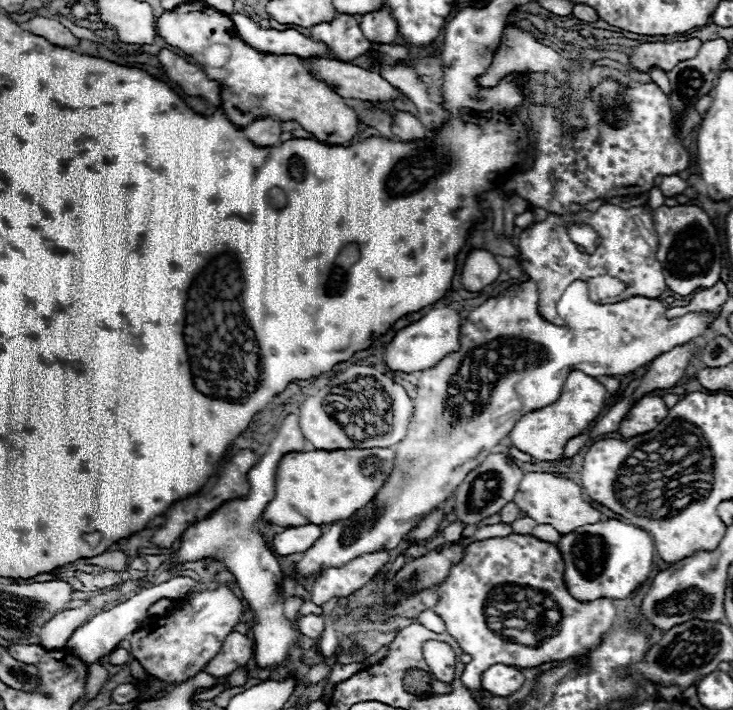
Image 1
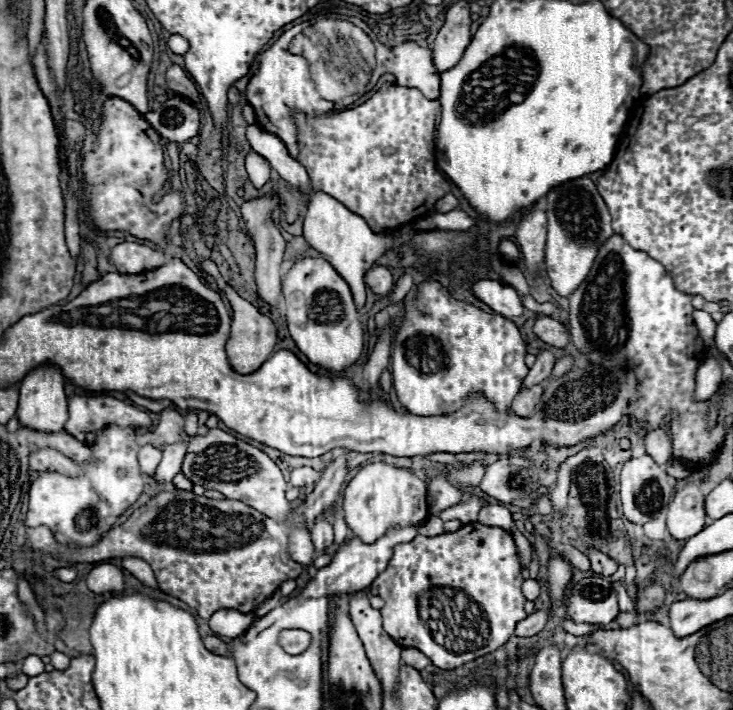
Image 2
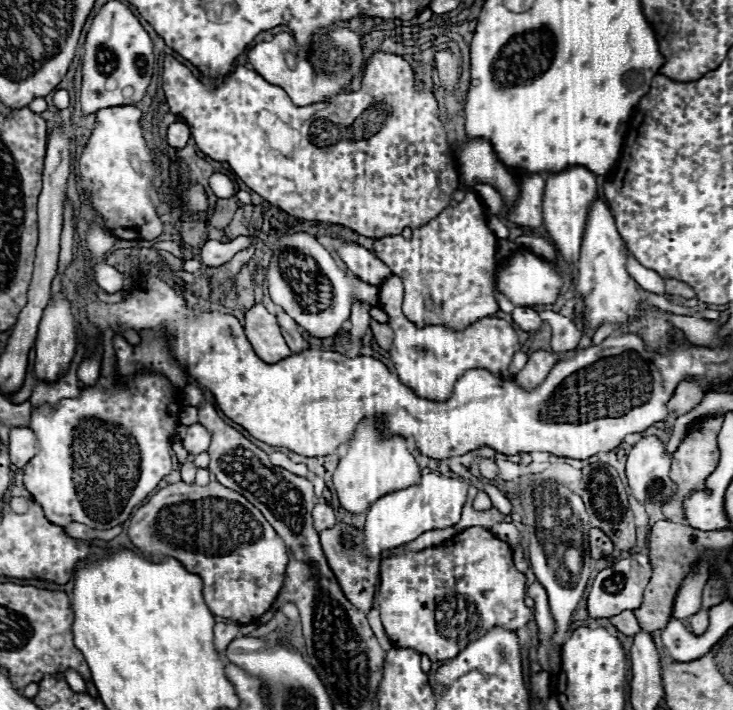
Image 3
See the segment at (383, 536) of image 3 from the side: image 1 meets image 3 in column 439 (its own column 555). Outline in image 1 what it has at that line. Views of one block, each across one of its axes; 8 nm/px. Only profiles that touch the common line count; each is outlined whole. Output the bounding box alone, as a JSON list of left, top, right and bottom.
[514,472,602,534]

